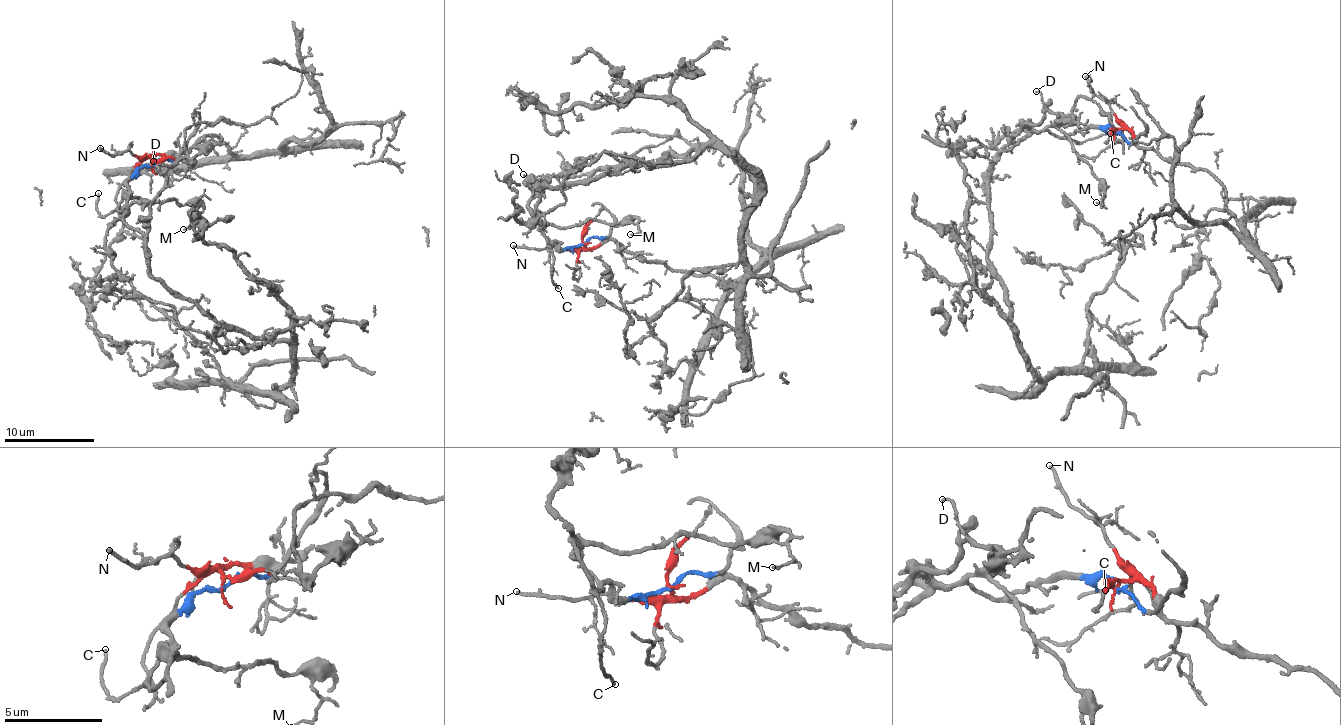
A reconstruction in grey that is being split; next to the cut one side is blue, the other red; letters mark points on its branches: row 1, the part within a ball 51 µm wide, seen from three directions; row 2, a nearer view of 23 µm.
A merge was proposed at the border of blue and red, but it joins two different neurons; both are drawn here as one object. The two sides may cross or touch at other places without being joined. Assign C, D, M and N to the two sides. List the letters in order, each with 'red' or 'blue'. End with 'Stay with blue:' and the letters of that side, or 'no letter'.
C: blue
D: blue
M: blue
N: red
Stay with blue: C, D, M

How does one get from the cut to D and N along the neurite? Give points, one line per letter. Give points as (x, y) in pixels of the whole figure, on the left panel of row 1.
D: (152, 166), (133, 170), (121, 213), (155, 199), (165, 180), (160, 164), (153, 161)
N: (152, 166), (148, 157), (140, 159), (127, 151), (114, 155), (99, 148)

